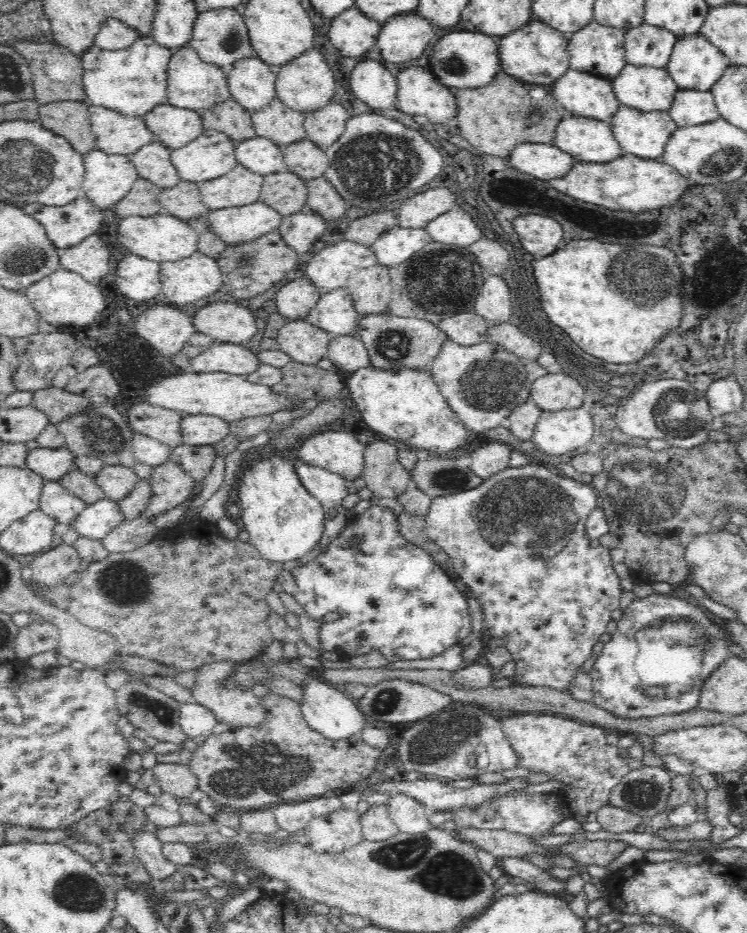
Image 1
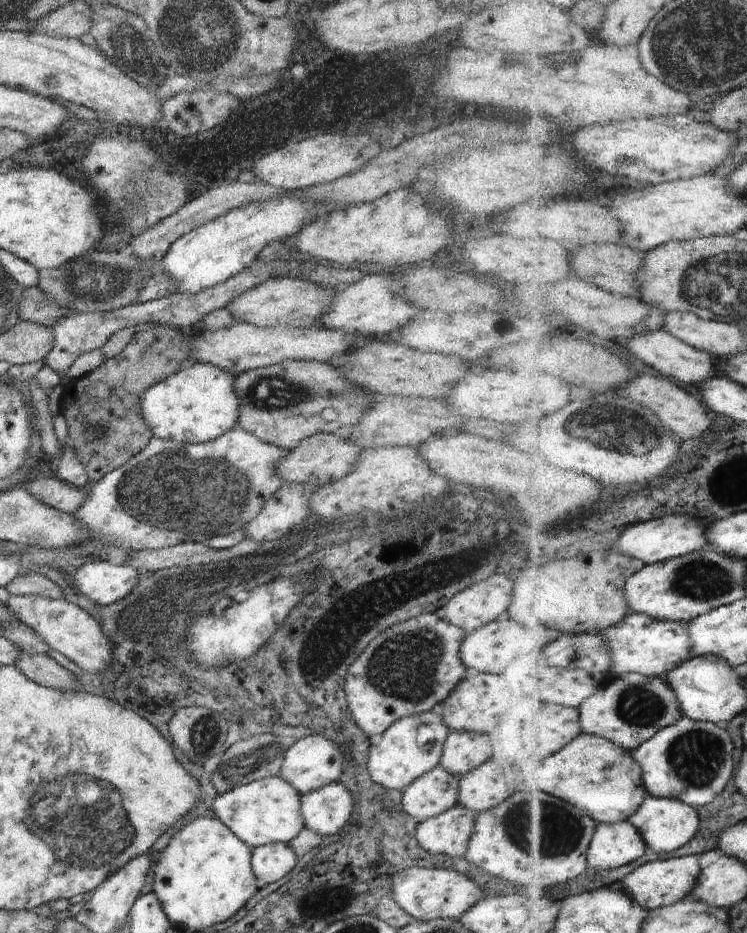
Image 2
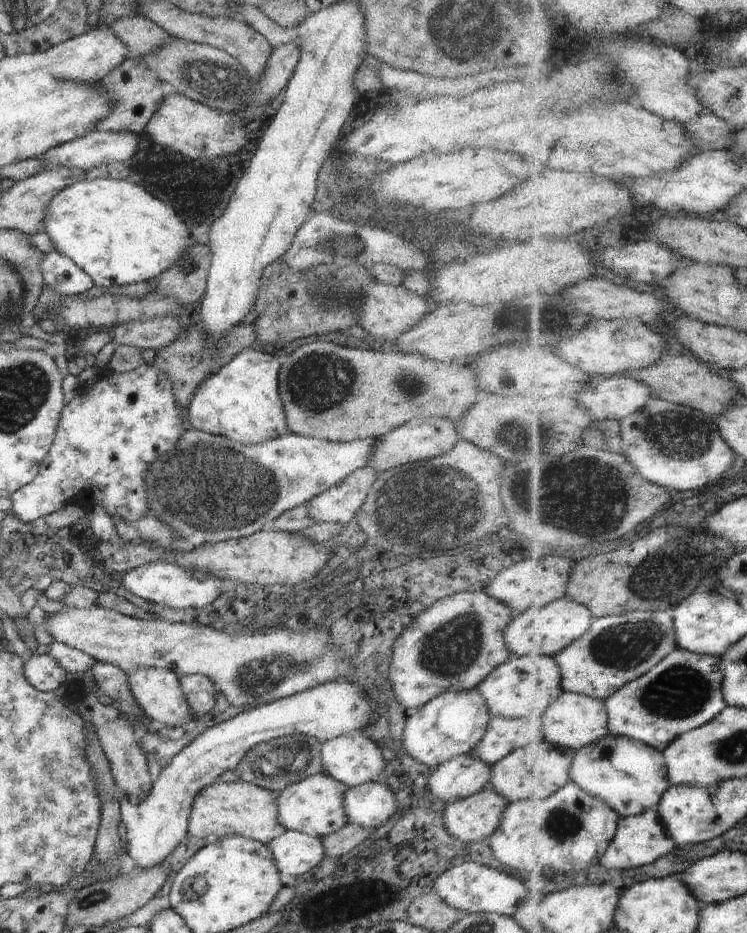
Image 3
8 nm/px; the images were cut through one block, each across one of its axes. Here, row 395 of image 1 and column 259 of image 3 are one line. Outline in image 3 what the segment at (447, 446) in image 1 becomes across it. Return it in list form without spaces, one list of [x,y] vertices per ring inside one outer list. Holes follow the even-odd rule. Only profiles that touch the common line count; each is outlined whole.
[[[252,348],[242,350],[228,364],[201,382],[198,392],[195,392],[186,408],[188,425],[246,446],[288,434],[290,428],[286,424],[284,406],[278,394],[280,367],[280,359],[270,353]]]

